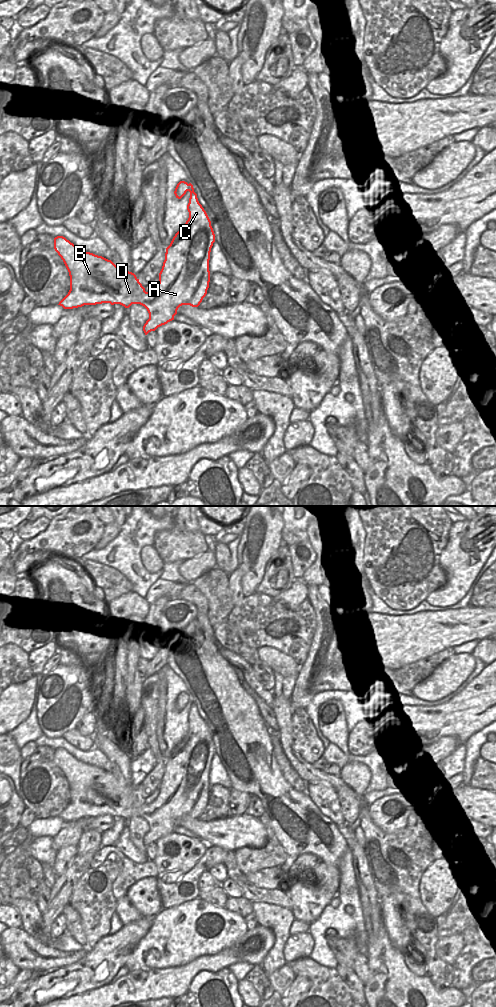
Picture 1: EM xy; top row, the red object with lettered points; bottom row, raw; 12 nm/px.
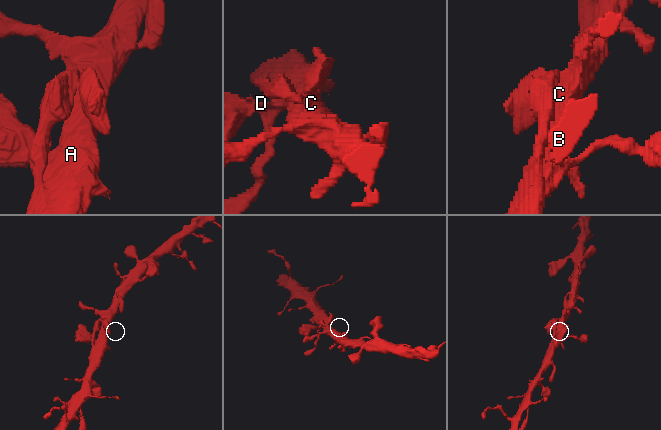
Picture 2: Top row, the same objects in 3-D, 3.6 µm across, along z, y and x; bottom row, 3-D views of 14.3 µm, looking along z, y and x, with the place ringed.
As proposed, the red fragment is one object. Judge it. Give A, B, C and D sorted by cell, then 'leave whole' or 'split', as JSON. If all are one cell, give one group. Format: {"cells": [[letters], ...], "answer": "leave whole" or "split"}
{"cells": [["A", "B", "C", "D"]], "answer": "leave whole"}

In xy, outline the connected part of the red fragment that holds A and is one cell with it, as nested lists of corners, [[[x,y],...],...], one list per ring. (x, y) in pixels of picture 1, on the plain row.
[[[180,693],[174,706],[176,710],[181,711],[187,703],[190,704],[187,717],[189,730],[166,760],[165,772],[159,785],[159,795],[150,804],[145,803],[134,785],[125,780],[118,780],[111,772],[102,768],[77,760],[63,748],[55,749],[54,761],[63,772],[70,788],[70,802],[58,817],[64,821],[73,821],[102,815],[120,816],[125,820],[129,820],[132,816],[140,816],[149,825],[149,831],[143,838],[145,847],[174,832],[180,818],[198,819],[209,800],[209,772],[215,746],[211,733],[199,715],[191,695]]]

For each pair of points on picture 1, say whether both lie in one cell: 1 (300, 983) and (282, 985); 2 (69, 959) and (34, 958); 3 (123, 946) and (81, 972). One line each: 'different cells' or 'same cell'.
1: different cells
2: same cell
3: same cell

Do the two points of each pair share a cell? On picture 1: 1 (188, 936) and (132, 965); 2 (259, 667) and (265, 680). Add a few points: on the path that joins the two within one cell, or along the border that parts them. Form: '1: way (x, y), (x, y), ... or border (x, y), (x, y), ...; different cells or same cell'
1: way (174, 939), (146, 955); same cell
2: way (261, 670), (265, 677); same cell

